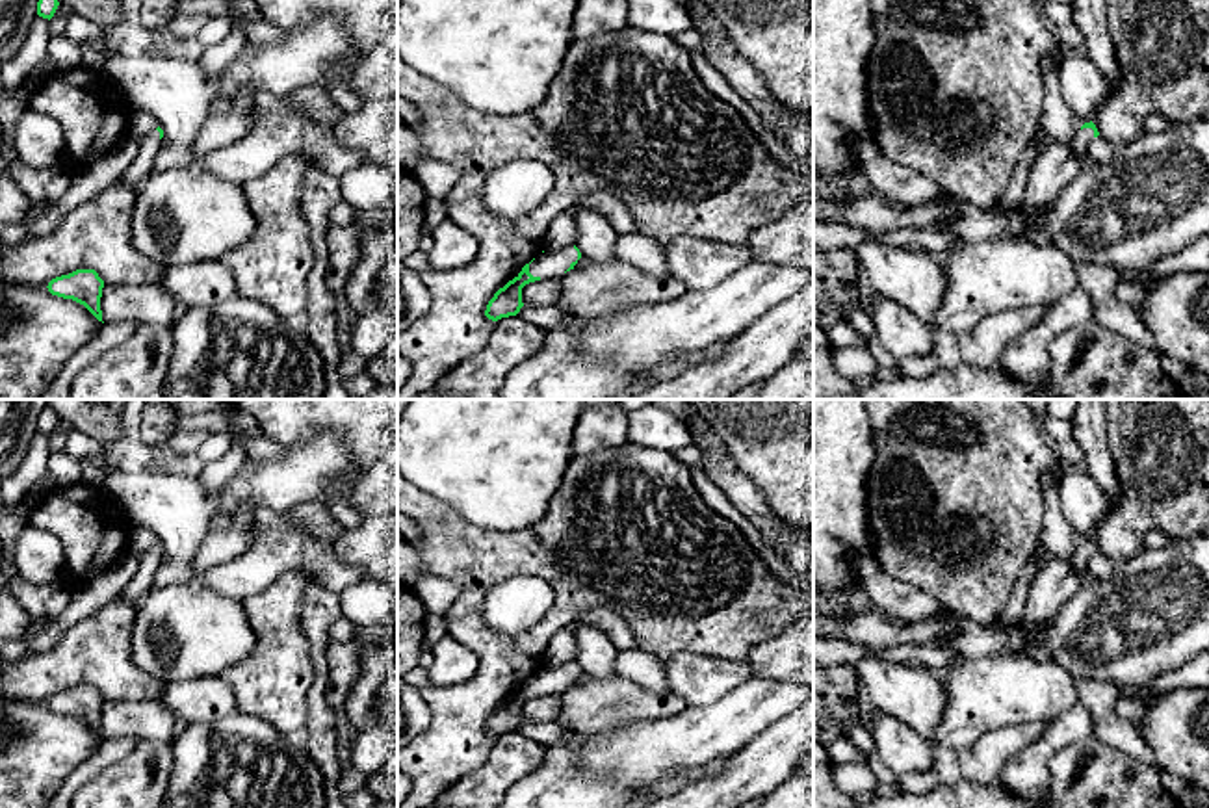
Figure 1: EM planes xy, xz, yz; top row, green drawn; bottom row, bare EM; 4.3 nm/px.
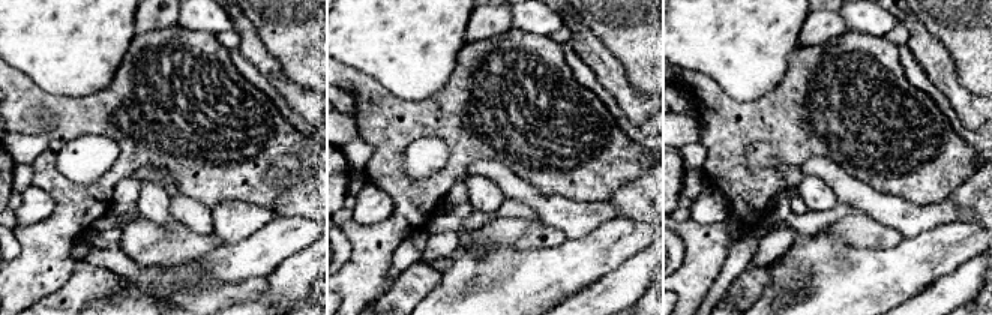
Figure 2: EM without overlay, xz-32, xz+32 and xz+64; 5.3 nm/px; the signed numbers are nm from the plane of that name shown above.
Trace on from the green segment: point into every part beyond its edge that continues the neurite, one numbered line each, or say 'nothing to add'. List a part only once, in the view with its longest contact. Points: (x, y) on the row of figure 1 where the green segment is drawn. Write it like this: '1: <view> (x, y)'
nothing to add

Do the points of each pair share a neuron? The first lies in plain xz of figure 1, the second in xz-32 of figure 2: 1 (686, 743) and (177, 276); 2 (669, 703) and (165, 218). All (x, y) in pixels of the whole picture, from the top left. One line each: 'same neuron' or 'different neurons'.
1: same neuron
2: different neurons

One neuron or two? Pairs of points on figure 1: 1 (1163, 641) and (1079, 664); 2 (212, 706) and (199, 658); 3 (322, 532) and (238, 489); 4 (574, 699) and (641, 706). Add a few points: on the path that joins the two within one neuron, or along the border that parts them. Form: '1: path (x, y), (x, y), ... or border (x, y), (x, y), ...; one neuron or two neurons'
1: path (1143, 641), (1100, 643); one neuron
2: border (220, 675), (175, 678), (164, 684); two neurons
3: border (329, 513), (320, 504), (299, 504), (281, 515); two neurons
4: path (591, 703), (624, 703); one neuron

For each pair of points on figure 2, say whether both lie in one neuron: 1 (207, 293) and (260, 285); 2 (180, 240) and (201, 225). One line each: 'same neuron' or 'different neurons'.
1: same neuron
2: different neurons

